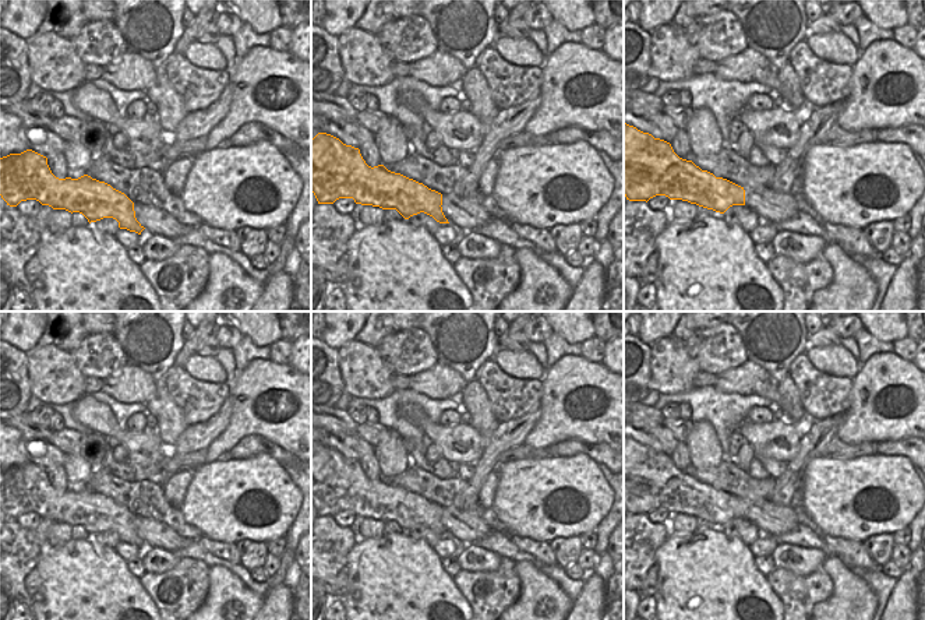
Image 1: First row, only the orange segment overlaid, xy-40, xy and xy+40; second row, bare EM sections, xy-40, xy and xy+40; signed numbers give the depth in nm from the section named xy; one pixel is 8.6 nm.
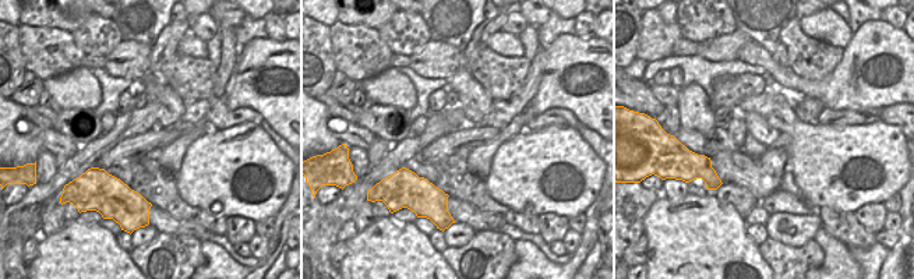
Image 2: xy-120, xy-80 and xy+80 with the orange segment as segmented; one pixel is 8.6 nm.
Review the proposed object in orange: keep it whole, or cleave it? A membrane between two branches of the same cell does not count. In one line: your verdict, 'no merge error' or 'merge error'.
no merge error

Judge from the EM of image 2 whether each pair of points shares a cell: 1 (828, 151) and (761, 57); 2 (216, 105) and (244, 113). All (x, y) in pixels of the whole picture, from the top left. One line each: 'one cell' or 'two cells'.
1: two cells
2: one cell

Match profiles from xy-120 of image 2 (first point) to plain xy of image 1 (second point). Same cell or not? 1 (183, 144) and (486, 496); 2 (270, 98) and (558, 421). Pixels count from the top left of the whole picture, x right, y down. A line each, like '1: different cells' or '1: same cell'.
1: same cell
2: same cell

